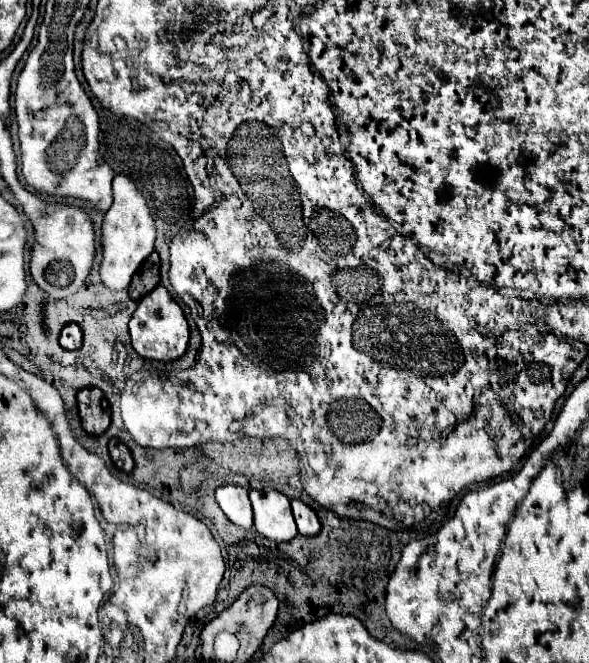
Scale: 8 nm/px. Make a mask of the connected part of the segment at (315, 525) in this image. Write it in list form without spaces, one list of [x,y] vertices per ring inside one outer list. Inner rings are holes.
[[[292,500],[292,512],[302,536],[316,536],[320,532],[320,520],[308,504],[304,504],[302,500]]]

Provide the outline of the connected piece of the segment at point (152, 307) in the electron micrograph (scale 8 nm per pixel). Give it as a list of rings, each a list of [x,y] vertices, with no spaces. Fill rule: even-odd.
[[[158,284],[150,294],[146,294],[146,298],[138,302],[138,308],[130,320],[130,338],[132,338],[134,350],[142,358],[152,358],[162,362],[176,360],[186,352],[188,336],[190,336],[190,330],[188,330],[184,312],[162,284]]]

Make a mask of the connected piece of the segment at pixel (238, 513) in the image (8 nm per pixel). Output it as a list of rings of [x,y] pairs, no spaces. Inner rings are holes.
[[[236,484],[218,486],[216,502],[230,522],[234,522],[240,528],[252,528],[252,508],[246,488]]]

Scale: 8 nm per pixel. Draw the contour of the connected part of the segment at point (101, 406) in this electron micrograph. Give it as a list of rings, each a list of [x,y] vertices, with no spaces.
[[[82,388],[78,390],[78,410],[82,428],[88,434],[102,434],[110,426],[110,404],[102,396],[100,388]]]

